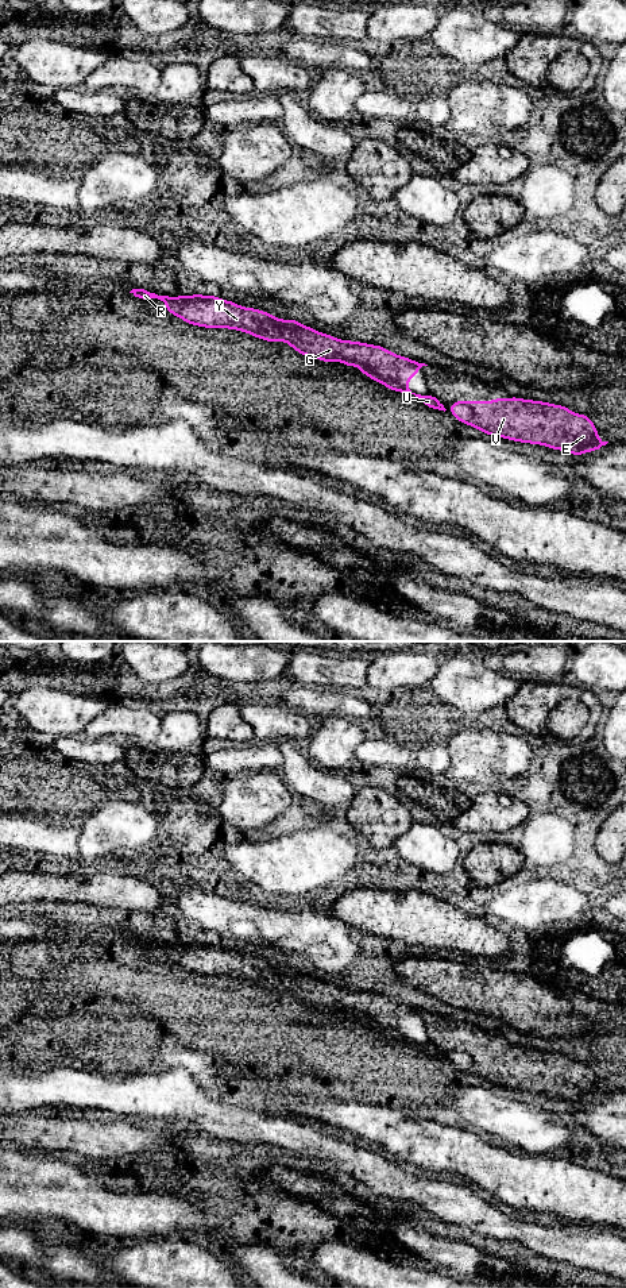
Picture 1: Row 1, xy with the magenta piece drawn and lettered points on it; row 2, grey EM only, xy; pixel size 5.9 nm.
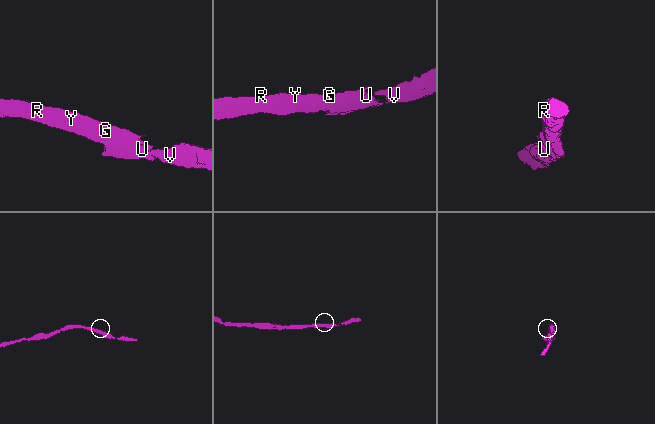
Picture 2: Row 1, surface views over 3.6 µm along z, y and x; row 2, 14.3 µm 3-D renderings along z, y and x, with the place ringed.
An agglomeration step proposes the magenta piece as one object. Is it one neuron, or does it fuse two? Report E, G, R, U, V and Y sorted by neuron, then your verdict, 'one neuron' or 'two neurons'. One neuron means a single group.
E G R U V Y | one neuron

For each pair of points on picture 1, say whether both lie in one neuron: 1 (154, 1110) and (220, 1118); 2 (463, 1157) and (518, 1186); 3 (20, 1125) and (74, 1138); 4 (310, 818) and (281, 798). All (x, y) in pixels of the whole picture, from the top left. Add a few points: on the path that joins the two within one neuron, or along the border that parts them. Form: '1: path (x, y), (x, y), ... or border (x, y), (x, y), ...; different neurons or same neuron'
1: path (170, 1110), (197, 1110), (204, 1114); same neuron
2: path (476, 1160), (505, 1172); same neuron
3: path (34, 1130), (61, 1132); same neuron
4: border (289, 789), (290, 803), (266, 825); different neurons

